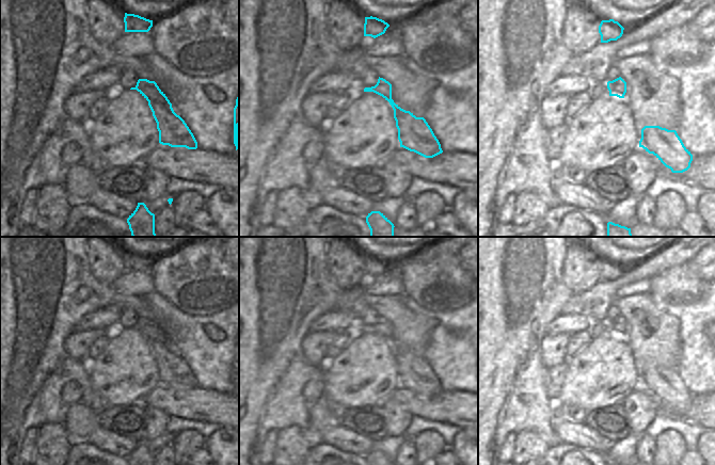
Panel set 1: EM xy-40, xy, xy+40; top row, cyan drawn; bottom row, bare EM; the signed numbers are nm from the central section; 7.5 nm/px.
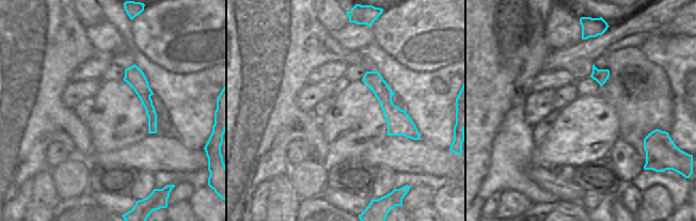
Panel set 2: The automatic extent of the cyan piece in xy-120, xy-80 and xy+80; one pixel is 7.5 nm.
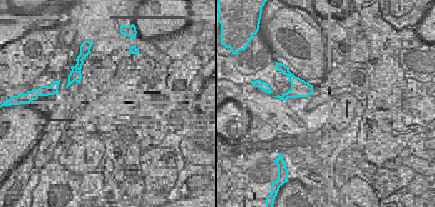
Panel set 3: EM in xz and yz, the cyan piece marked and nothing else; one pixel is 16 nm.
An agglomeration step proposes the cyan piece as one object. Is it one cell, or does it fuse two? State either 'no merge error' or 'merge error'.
merge error

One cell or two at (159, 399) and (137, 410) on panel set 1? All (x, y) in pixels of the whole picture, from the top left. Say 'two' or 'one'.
two

